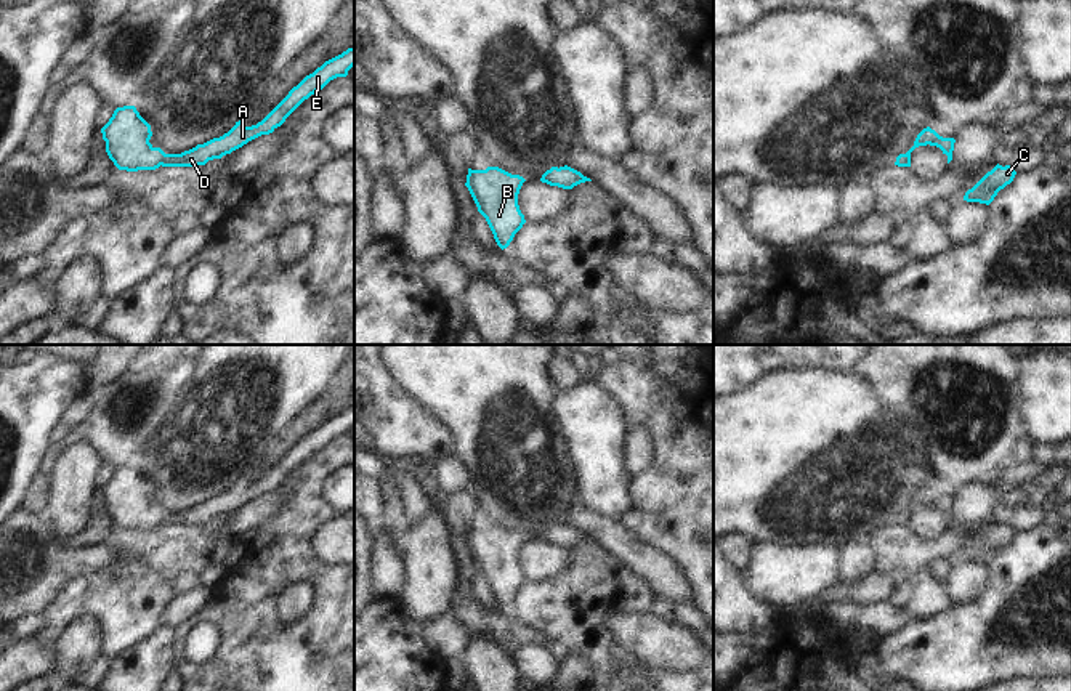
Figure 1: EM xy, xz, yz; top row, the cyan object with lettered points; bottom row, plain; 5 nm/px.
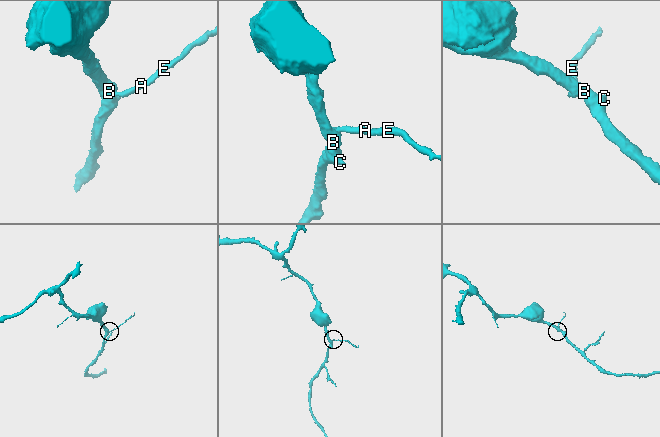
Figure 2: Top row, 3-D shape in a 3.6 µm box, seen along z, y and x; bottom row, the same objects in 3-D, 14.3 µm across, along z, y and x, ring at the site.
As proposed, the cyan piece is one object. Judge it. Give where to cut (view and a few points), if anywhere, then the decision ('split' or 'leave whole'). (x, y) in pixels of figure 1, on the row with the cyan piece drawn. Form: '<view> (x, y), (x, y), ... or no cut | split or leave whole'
no cut | leave whole

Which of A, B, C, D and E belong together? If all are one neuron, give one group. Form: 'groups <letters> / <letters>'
groups A B C D E

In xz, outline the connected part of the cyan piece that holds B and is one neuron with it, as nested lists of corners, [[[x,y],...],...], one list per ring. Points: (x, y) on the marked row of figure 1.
[[[499,167],[468,168],[467,183],[478,212],[486,218],[497,245],[503,250],[526,223],[518,194],[526,180]]]

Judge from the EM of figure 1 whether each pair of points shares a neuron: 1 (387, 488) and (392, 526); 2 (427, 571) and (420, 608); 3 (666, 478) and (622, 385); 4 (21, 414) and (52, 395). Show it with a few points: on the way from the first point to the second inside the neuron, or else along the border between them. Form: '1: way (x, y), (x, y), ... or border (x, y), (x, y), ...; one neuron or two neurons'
1: way (390, 497), (392, 517); one neuron
2: way (427, 581), (427, 590), (422, 598); one neuron
3: way (666, 456), (666, 428), (645, 408); one neuron
4: way (29, 406), (44, 395); one neuron

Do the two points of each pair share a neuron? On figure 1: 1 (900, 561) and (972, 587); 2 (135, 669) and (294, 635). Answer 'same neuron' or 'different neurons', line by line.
1: different neurons
2: different neurons

